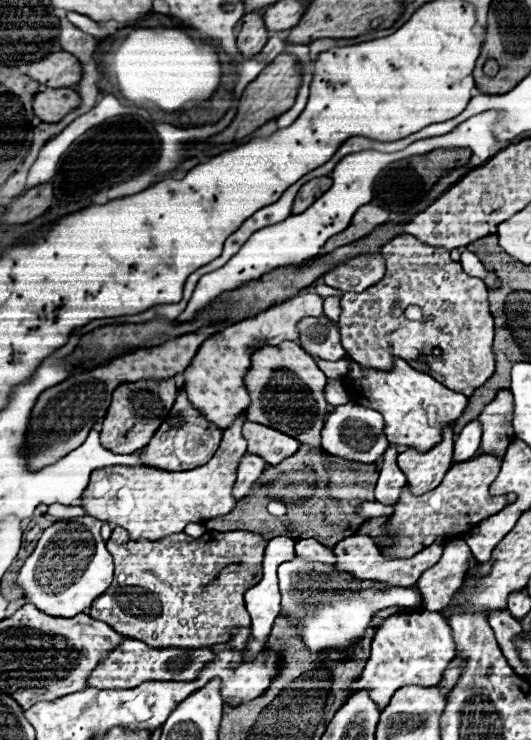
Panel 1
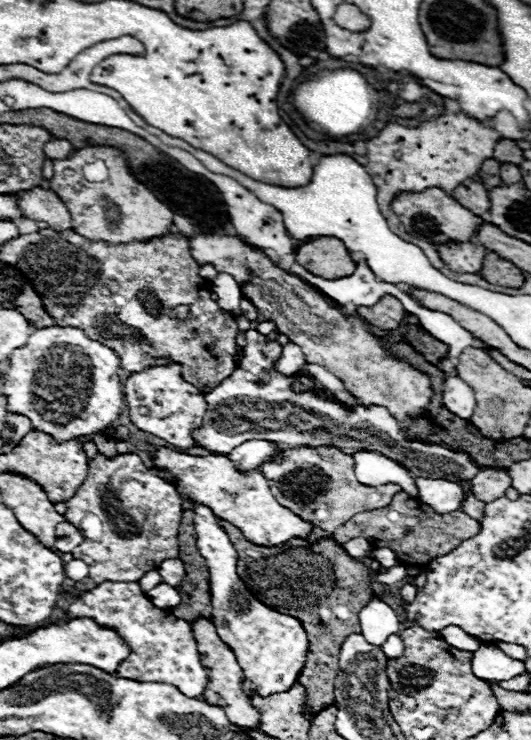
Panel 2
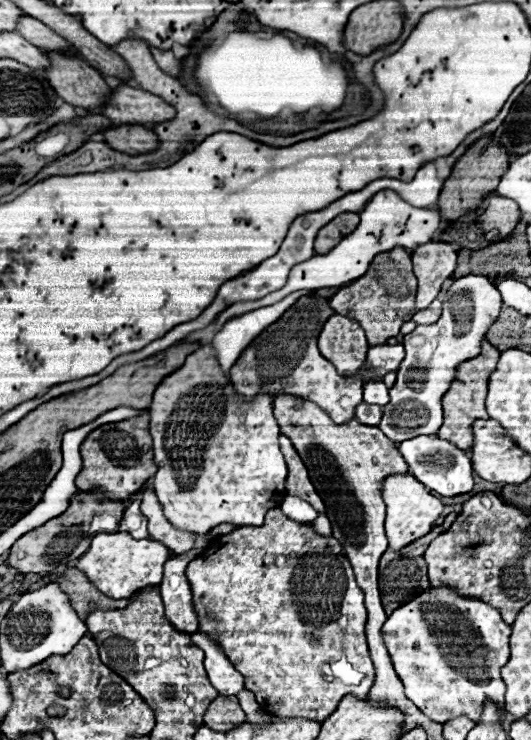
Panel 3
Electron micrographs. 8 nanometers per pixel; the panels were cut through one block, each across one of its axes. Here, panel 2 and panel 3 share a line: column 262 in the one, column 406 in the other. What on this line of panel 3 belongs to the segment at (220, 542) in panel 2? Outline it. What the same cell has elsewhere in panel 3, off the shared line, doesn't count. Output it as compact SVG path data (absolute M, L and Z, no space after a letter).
M448 586L430 588L390 614L382 626L382 638L406 696L430 720L448 722L468 716L480 722L486 698L492 698L498 706L500 718L506 714L506 684L500 670L510 660L510 626L504 624L500 612L492 606L460 598Z

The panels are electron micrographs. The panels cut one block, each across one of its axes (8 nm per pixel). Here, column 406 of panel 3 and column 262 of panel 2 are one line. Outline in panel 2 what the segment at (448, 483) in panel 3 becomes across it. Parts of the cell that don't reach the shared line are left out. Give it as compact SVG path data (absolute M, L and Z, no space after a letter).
M248 440L240 446L236 446L228 458L232 458L232 464L236 470L246 472L246 470L258 470L264 462L274 460L278 454L280 446L268 440Z

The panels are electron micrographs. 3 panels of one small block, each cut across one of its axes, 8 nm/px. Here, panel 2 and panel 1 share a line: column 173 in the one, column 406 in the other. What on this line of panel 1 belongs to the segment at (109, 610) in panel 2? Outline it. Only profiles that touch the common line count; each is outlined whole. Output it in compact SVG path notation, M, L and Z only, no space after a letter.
M412 612L412 614L392 614L384 618L382 626L372 638L372 654L364 666L360 678L350 686L350 694L358 688L370 688L372 700L384 710L402 686L436 686L454 658L456 642L450 634L450 626L440 612Z

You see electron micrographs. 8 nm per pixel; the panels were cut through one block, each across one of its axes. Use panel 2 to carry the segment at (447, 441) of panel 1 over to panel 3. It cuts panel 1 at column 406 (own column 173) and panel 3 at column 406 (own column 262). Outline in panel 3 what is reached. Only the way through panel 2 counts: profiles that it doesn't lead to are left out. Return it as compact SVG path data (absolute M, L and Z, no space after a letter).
M410 474L388 476L384 480L382 498L386 502L386 538L388 538L388 546L392 550L400 550L400 548L408 546L410 542L428 534L430 528L434 526L434 522L438 520L440 512L444 510L444 504L438 498L434 498L430 492L426 492L426 488Z

